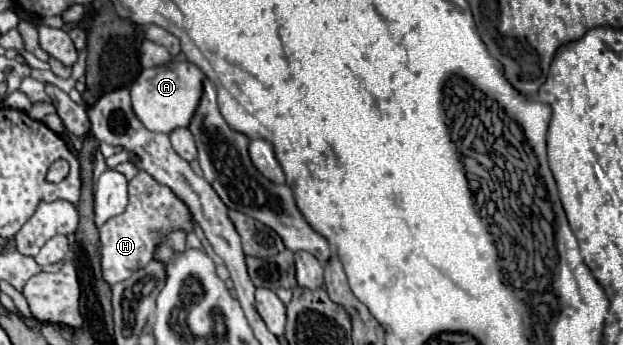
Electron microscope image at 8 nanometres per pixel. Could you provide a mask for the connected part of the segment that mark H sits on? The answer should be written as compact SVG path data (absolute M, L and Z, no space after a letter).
M139 171L135 179L129 181L129 205L125 213L109 219L99 229L99 251L101 251L101 271L109 285L129 279L135 271L145 267L153 259L153 251L161 239L167 239L169 231L183 227L191 231L191 215L185 203L169 191L169 187L157 183L145 171Z

